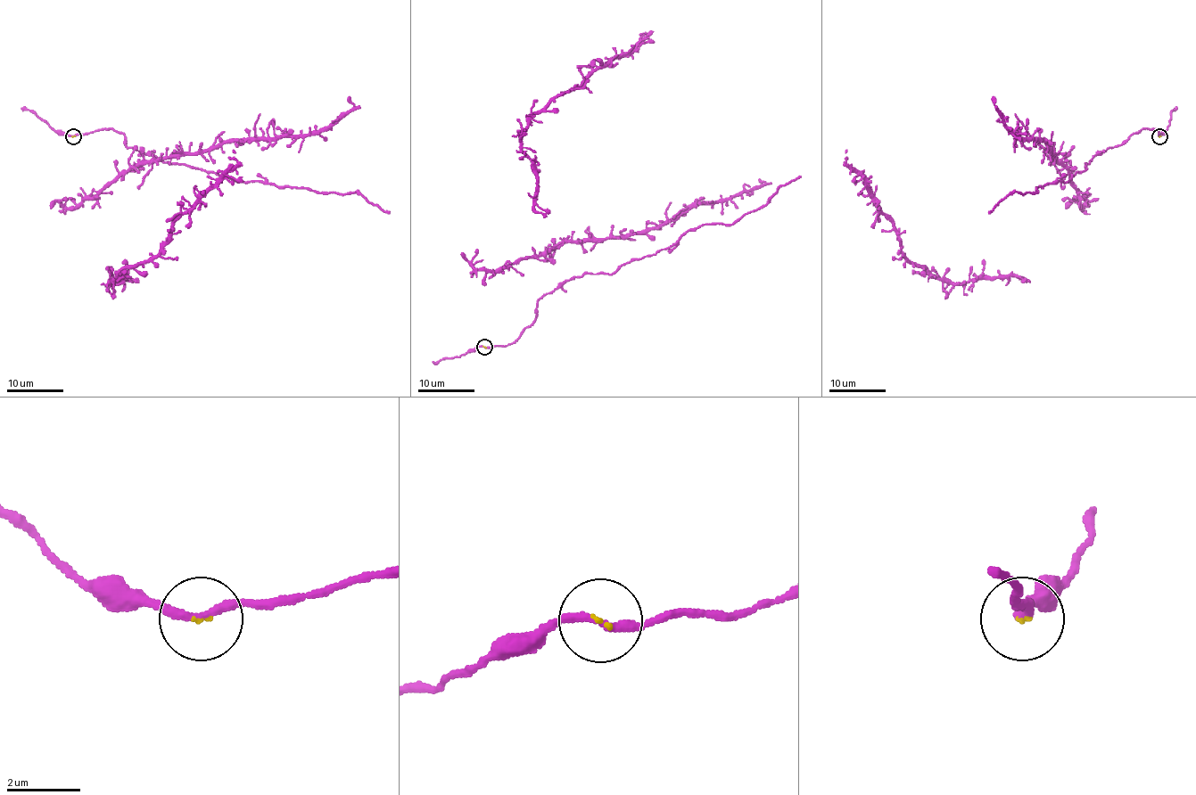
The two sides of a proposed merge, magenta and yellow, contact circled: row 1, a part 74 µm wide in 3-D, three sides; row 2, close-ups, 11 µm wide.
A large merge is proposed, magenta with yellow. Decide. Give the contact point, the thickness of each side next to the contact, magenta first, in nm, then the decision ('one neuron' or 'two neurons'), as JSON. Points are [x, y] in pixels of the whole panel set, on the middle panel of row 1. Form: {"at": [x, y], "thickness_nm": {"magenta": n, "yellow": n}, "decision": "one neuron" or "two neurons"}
{"at": [484, 347], "thickness_nm": {"magenta": 240, "yellow": 60}, "decision": "one neuron"}

